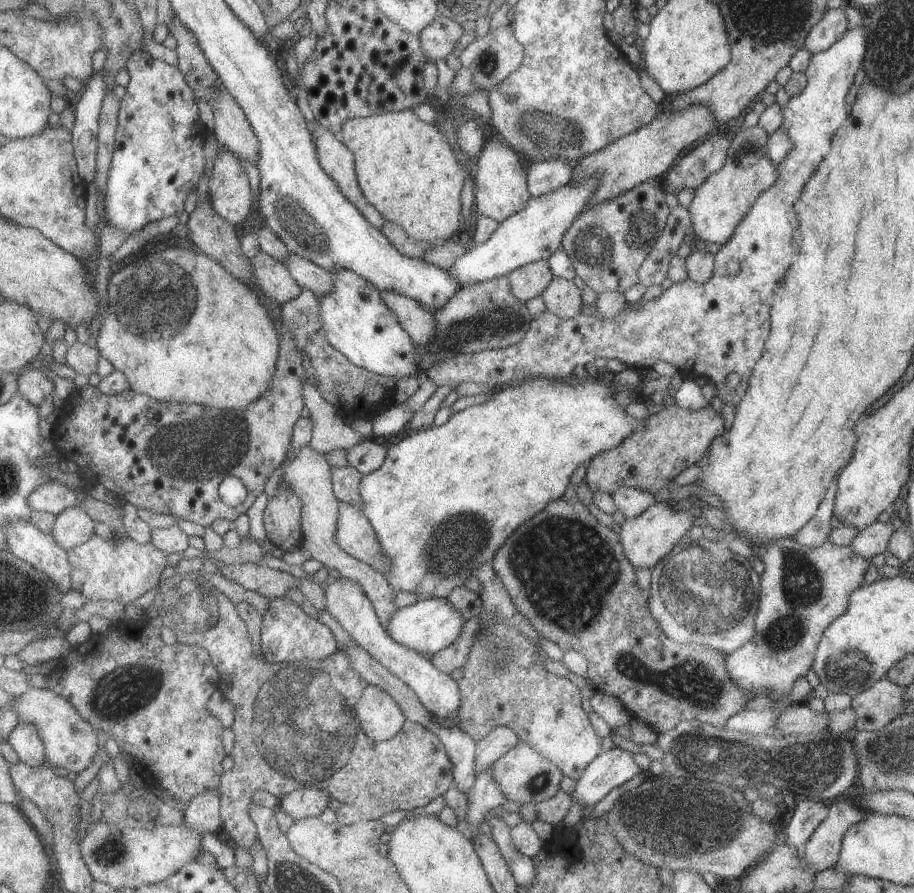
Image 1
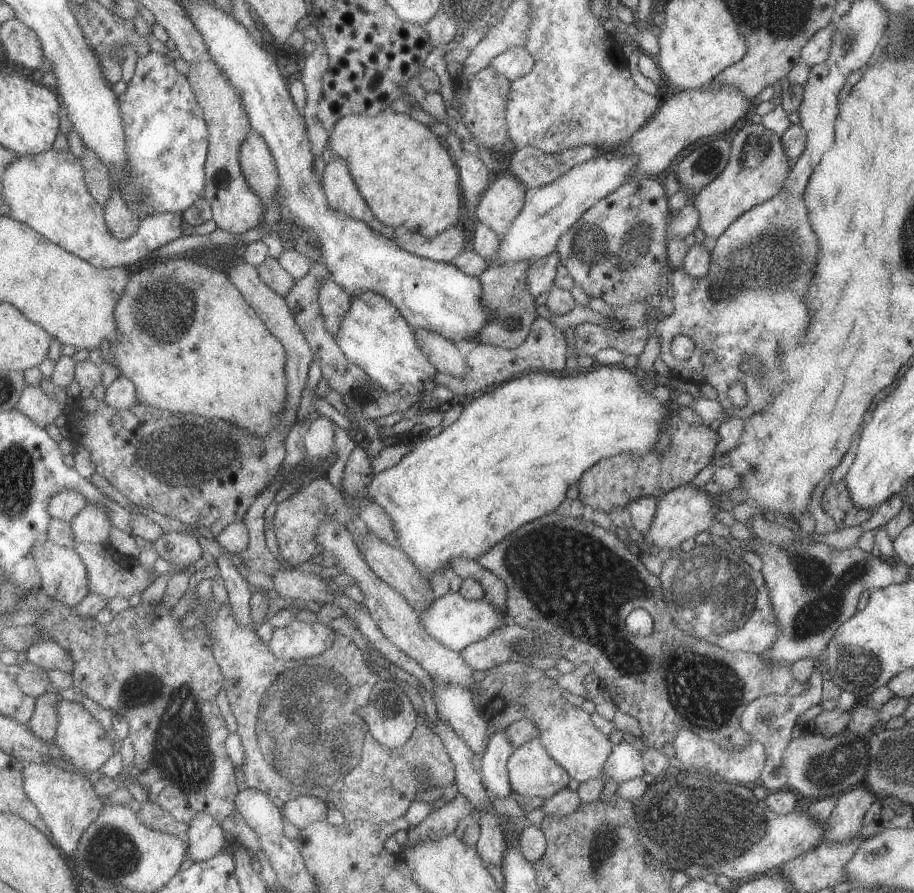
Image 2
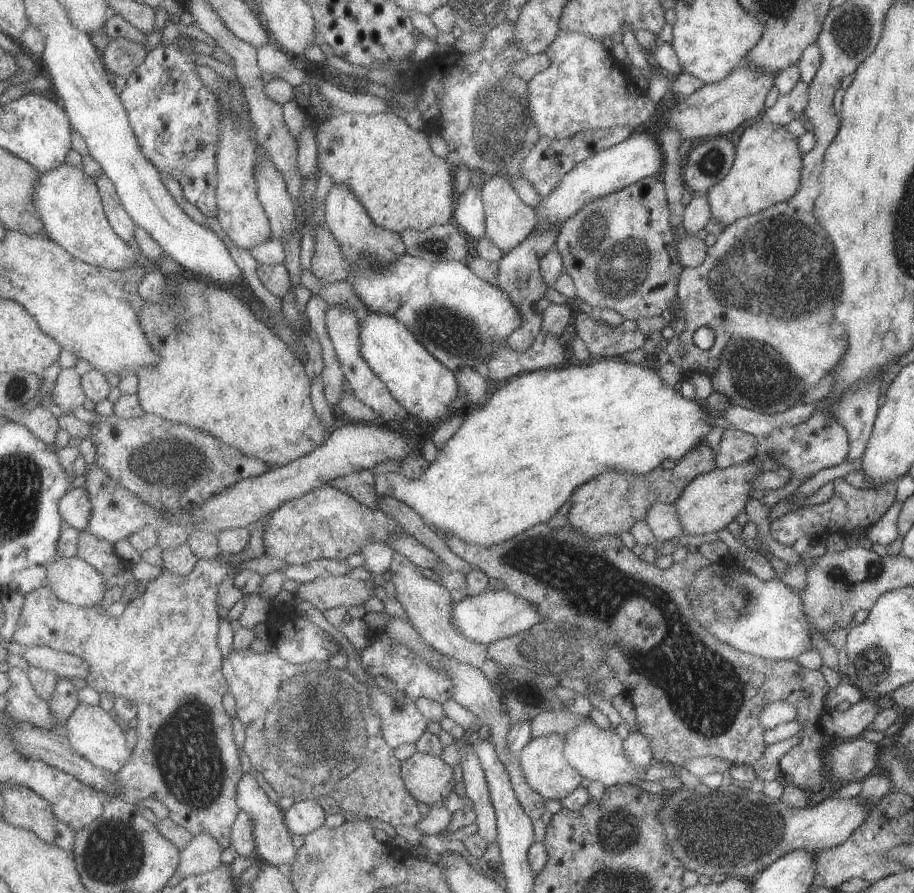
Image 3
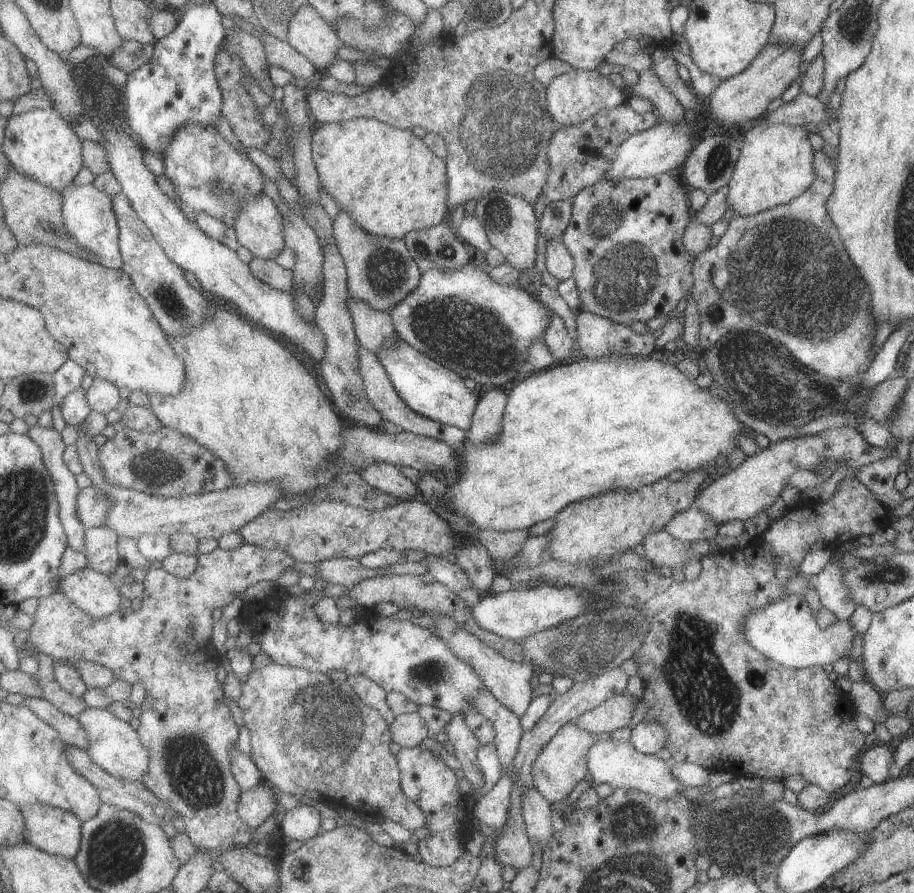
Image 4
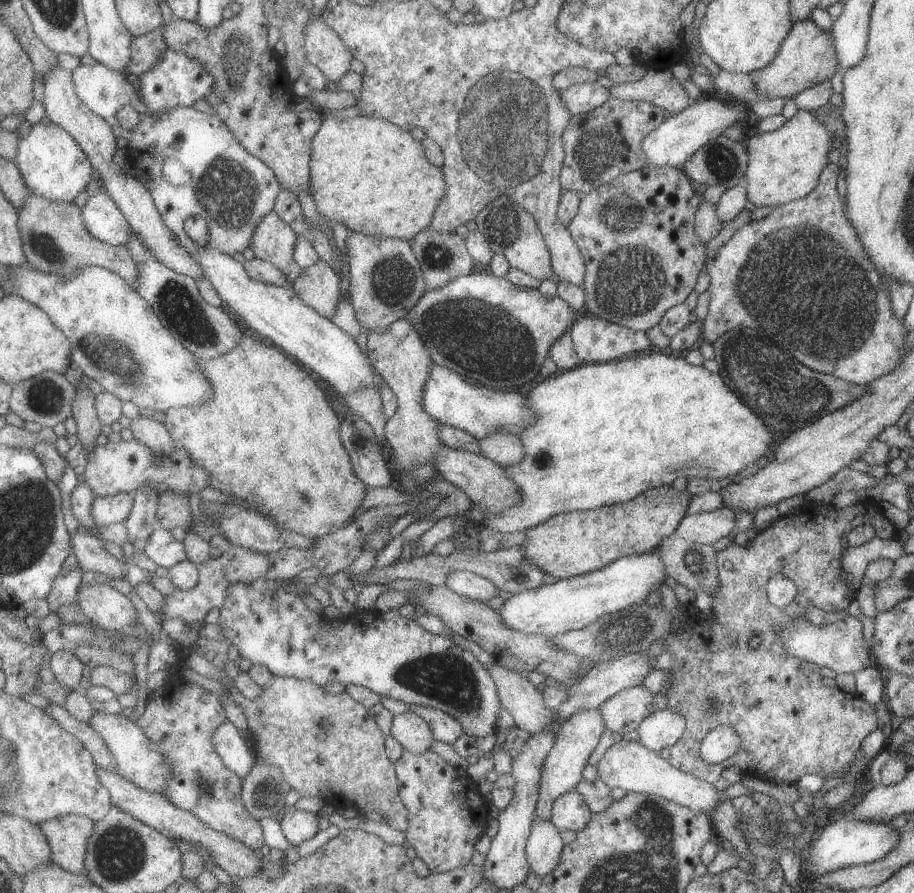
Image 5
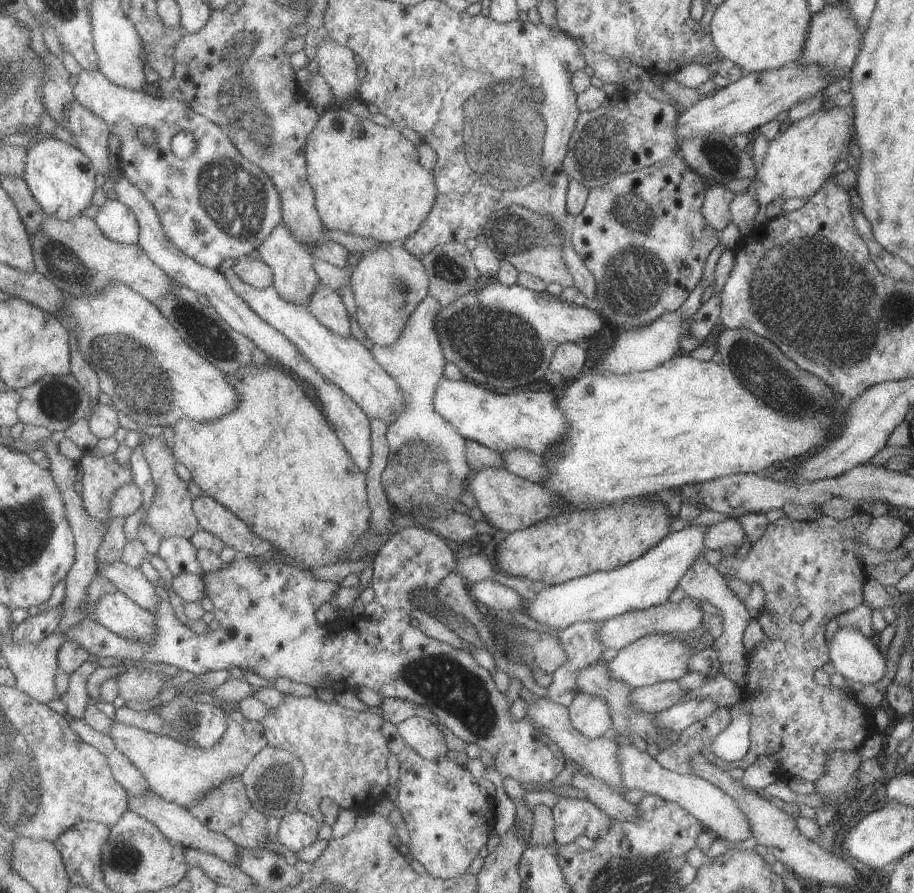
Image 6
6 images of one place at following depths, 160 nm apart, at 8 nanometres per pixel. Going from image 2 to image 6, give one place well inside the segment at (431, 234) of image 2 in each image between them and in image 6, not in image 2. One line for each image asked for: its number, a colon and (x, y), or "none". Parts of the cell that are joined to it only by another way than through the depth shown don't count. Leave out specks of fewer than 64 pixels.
3: (390, 168)
4: (386, 178)
5: (373, 177)
6: (367, 179)

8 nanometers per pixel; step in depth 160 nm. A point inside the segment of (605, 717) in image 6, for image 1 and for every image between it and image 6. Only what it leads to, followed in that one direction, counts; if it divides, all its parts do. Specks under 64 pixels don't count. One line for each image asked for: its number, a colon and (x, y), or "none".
1: (524, 775)
2: (533, 772)
3: (546, 769)
4: (562, 764)
5: (562, 771)

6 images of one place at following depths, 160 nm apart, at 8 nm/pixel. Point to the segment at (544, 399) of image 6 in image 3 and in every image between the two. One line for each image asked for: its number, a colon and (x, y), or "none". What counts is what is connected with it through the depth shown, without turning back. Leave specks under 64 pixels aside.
3: (426, 388)
4: (427, 388)
5: (448, 398)

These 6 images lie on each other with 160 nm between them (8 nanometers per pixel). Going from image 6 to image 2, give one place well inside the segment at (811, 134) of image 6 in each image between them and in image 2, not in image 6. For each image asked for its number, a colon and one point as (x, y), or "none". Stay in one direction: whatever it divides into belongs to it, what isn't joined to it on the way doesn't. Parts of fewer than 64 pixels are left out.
2: (758, 166)
3: (767, 169)
4: (776, 164)
5: (784, 165)

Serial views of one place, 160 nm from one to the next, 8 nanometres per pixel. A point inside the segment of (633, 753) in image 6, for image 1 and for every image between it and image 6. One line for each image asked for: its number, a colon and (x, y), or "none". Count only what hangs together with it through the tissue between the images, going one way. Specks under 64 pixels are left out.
1: (505, 683)
2: (512, 691)
3: (598, 755)
4: (615, 762)
5: (629, 766)

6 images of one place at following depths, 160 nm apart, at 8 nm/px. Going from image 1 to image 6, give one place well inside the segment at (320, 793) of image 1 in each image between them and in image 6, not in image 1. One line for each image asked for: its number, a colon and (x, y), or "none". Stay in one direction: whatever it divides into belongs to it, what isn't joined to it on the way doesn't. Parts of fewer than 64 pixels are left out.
2: (306, 809)
3: (302, 817)
4: (304, 822)
5: (297, 826)
6: (297, 831)

